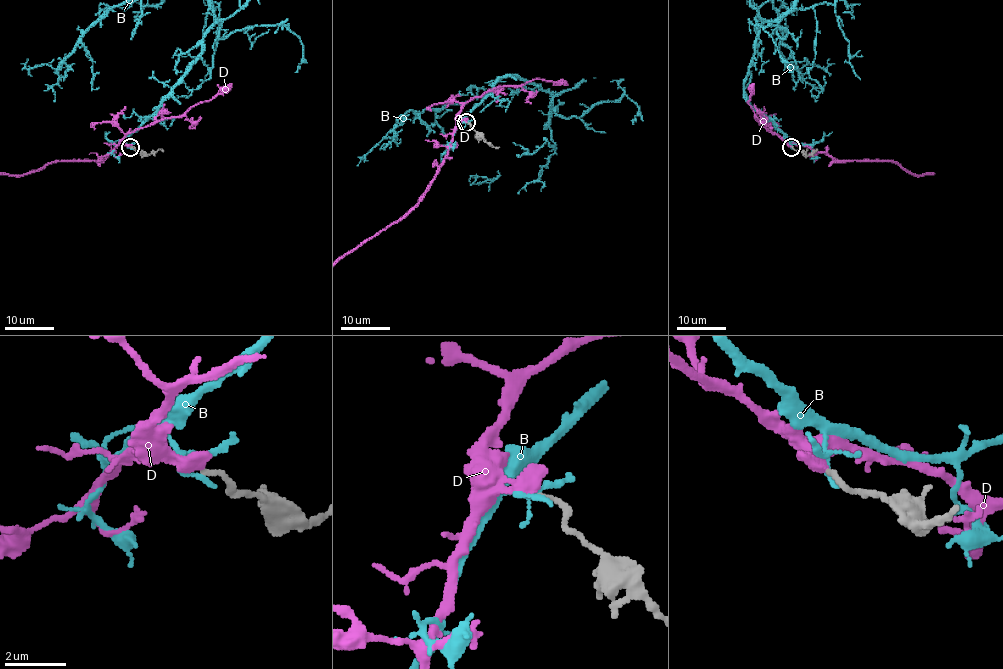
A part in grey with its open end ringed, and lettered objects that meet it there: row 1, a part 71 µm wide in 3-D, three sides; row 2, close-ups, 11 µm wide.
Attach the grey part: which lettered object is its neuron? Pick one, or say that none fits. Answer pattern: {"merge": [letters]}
{"merge": ["D"]}

